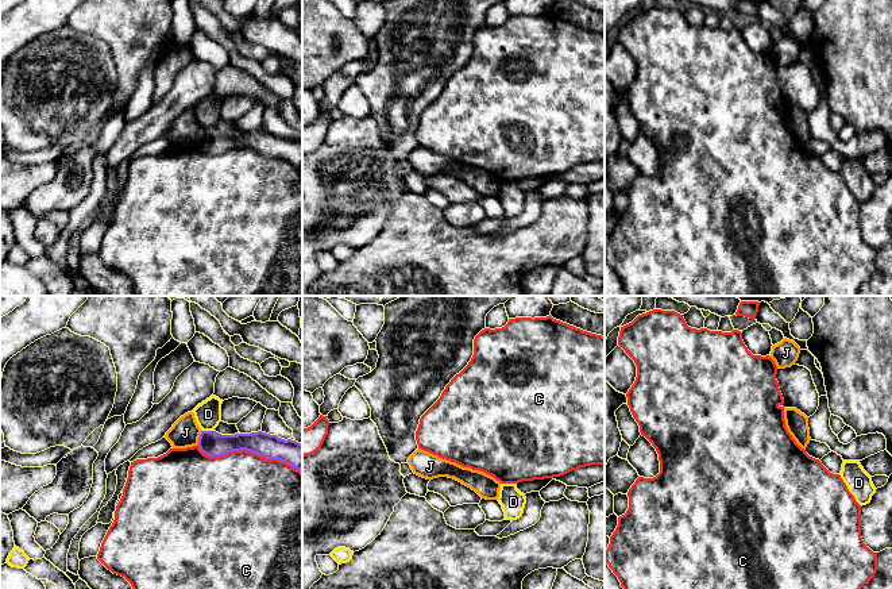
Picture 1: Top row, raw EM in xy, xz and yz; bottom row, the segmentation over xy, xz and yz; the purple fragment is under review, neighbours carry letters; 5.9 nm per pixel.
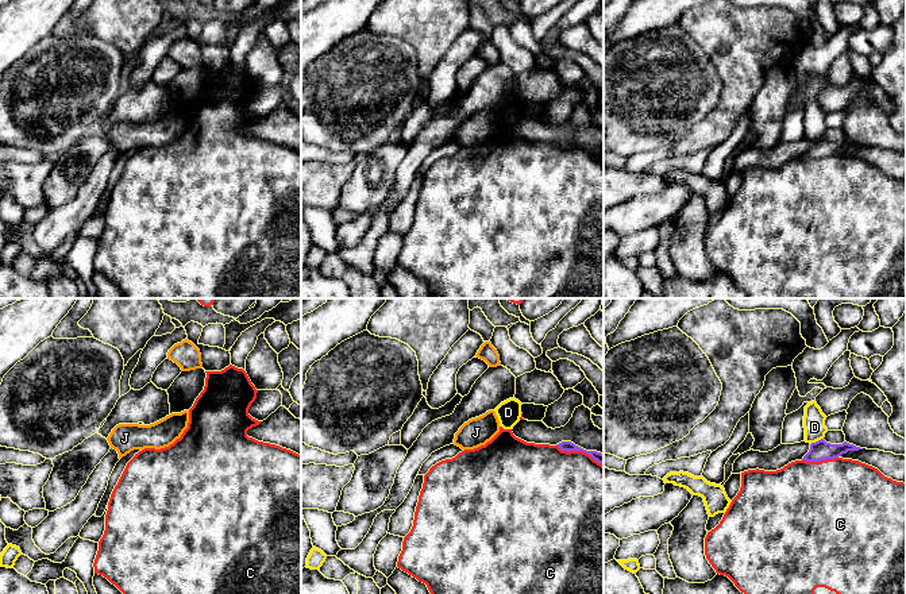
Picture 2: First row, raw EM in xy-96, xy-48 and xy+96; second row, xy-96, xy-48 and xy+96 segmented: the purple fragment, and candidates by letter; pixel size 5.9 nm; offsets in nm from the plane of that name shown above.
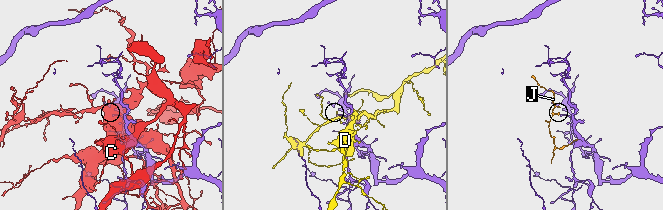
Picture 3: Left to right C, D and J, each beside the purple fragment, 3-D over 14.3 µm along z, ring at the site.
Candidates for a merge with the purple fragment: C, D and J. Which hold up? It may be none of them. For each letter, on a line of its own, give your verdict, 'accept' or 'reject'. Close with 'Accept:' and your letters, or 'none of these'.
C: reject
D: reject
J: reject
Accept: none of these

